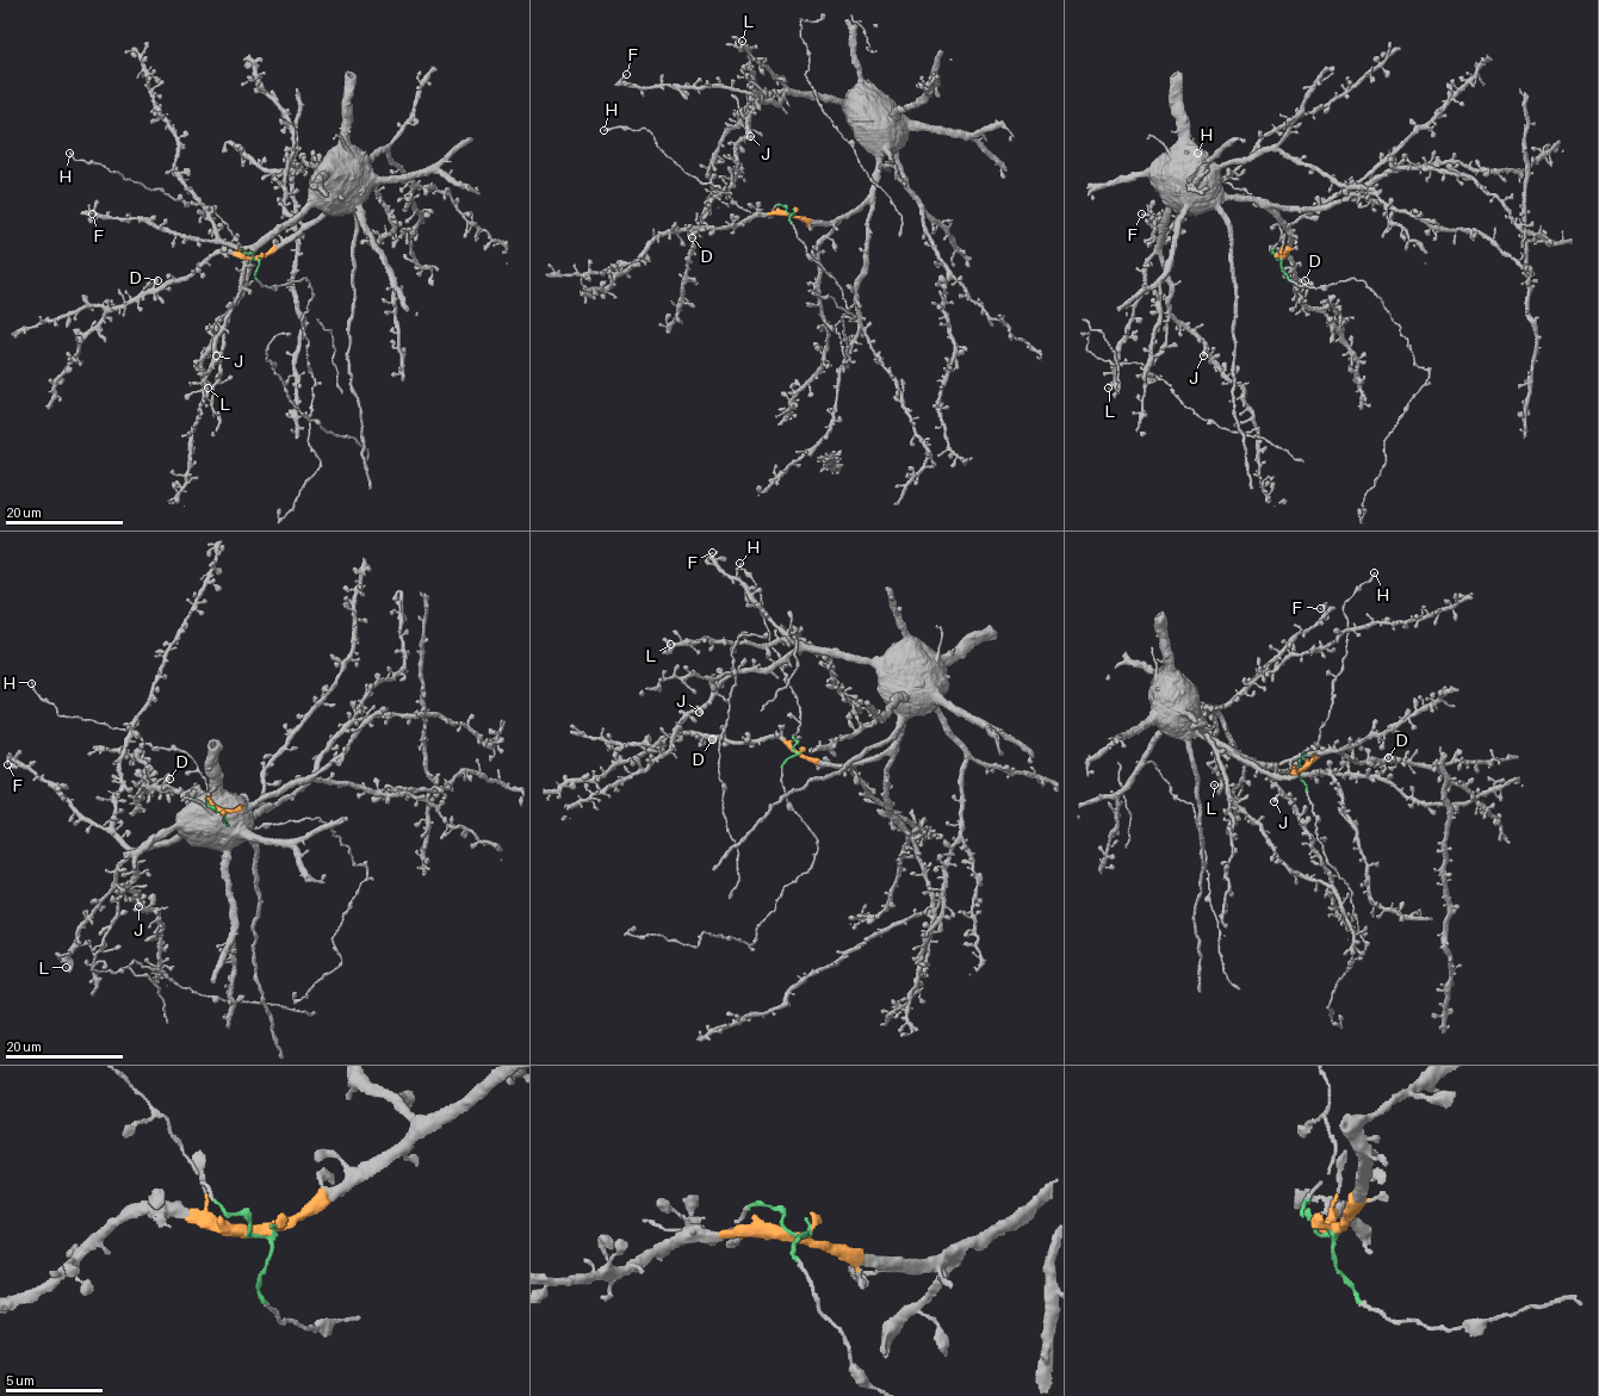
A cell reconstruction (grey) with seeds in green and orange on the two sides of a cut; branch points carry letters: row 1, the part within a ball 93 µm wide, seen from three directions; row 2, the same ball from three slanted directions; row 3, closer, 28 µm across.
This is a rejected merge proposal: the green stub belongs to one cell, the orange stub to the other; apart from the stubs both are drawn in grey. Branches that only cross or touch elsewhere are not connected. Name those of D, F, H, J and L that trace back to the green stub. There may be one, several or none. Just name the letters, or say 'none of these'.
H

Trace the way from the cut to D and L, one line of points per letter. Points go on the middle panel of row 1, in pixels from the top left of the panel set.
D: (791, 212), (748, 216), (724, 228), (690, 228), (692, 237)
L: (791, 212), (835, 222), (850, 215), (868, 197), (877, 156), (846, 110), (797, 94), (739, 49), (742, 42)

